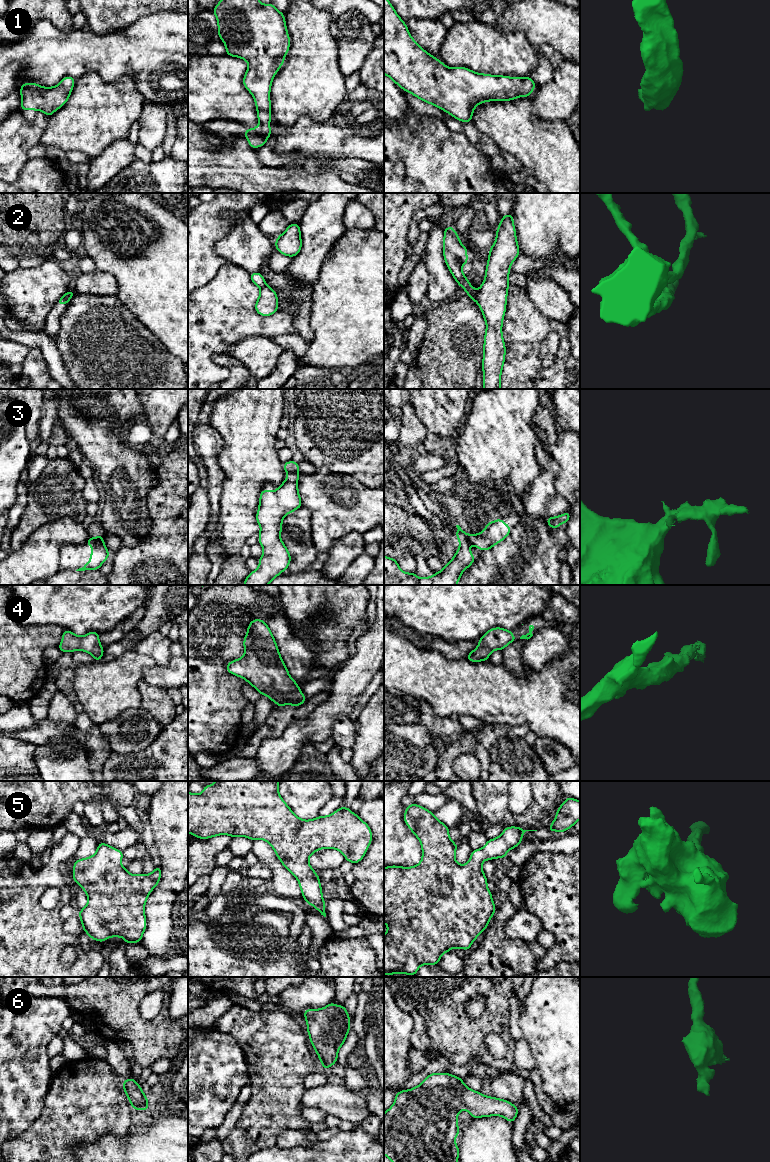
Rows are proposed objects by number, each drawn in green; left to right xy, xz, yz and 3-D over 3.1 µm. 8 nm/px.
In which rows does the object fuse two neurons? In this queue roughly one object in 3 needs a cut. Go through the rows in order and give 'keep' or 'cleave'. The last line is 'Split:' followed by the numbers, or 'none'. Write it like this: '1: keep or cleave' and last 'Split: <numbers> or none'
1: keep
2: cleave
3: keep
4: keep
5: keep
6: keep
Split: 2

